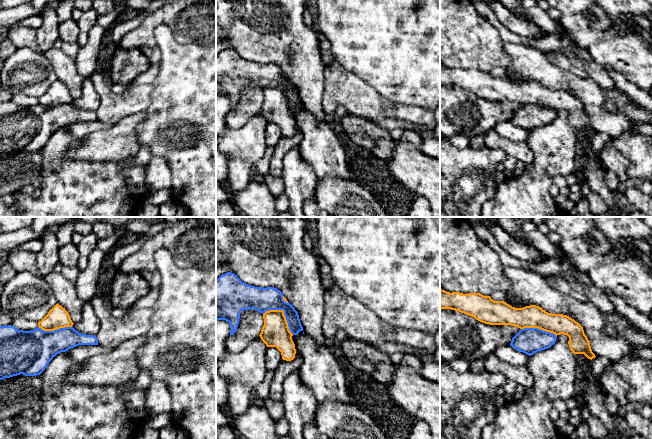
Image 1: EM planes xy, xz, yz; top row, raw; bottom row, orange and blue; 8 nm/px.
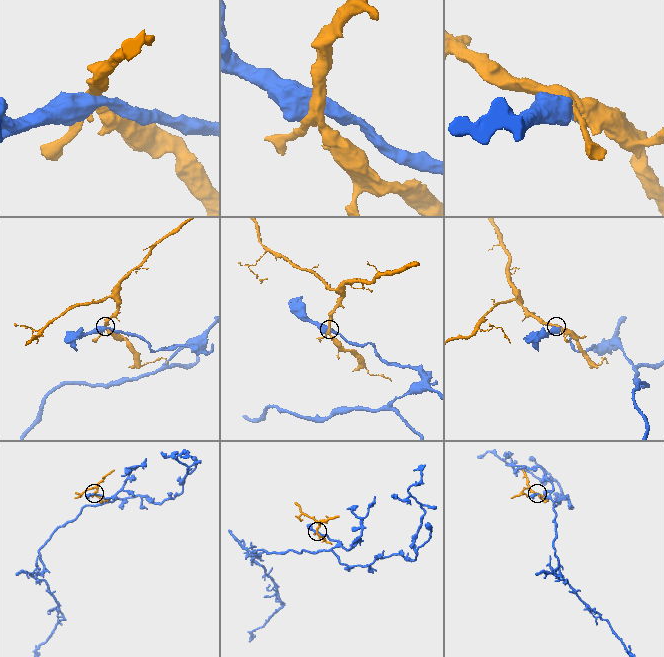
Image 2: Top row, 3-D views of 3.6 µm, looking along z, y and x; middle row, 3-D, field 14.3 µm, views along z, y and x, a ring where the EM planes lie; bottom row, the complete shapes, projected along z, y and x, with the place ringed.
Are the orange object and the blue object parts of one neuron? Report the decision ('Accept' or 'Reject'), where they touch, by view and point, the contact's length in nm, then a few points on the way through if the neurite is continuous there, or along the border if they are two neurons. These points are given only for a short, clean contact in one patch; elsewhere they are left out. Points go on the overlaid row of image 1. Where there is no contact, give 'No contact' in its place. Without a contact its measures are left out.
Reject. Touches orange at xz (283, 313). Shared border 300 nm

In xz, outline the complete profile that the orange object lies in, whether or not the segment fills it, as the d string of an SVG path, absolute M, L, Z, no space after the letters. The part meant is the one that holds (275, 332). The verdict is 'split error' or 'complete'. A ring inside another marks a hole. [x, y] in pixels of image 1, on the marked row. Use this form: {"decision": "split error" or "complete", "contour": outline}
{"decision": "complete", "contour": "M269 310L263 314L264 325L260 338L267 347L276 347L282 355L282 359L291 361L295 358L296 349L292 340L283 310Z"}

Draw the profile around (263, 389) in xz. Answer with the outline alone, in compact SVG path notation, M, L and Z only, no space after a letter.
M267 371L263 381L256 387L257 395L262 398L266 399L270 393L271 383L274 377L274 371Z

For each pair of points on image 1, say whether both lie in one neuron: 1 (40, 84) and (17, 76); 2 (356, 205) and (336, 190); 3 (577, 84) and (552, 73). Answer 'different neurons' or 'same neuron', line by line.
1: same neuron
2: same neuron
3: same neuron

